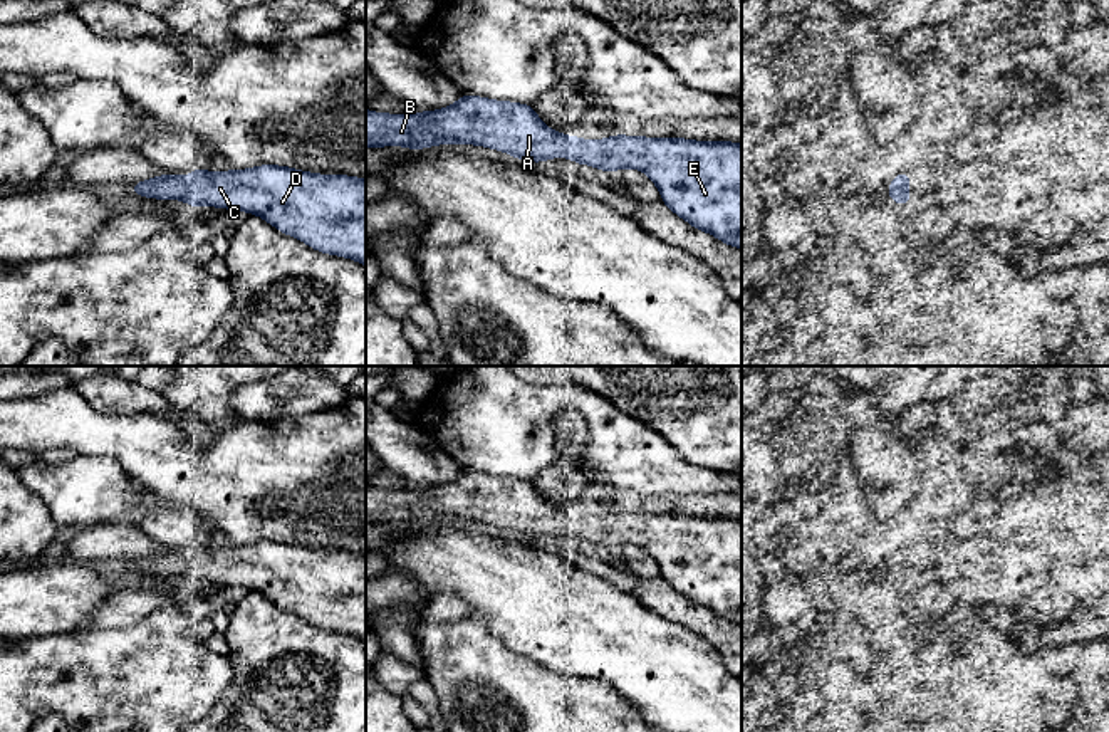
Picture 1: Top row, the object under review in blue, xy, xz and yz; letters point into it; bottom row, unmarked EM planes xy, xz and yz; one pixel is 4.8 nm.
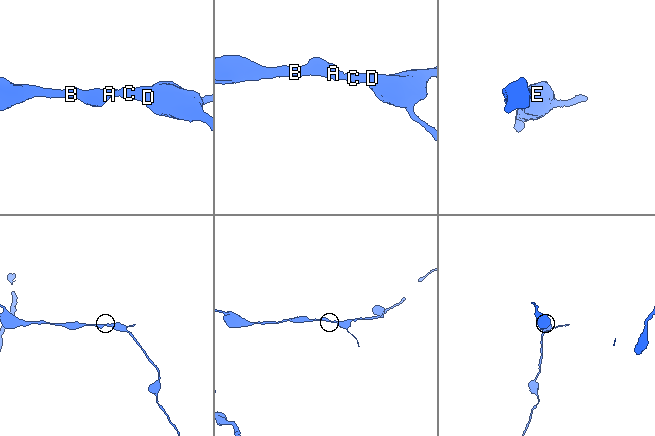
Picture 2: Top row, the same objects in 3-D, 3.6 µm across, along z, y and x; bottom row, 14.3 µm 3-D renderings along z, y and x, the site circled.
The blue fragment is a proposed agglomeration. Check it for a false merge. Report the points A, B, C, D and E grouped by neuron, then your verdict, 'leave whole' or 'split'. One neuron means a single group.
groups A B C D E; leave whole

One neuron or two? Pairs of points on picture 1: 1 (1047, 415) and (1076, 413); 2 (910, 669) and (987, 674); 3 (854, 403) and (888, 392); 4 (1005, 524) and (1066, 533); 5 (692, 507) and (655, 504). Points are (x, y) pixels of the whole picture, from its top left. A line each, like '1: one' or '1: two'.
1: two
2: one
3: two
4: one
5: one

